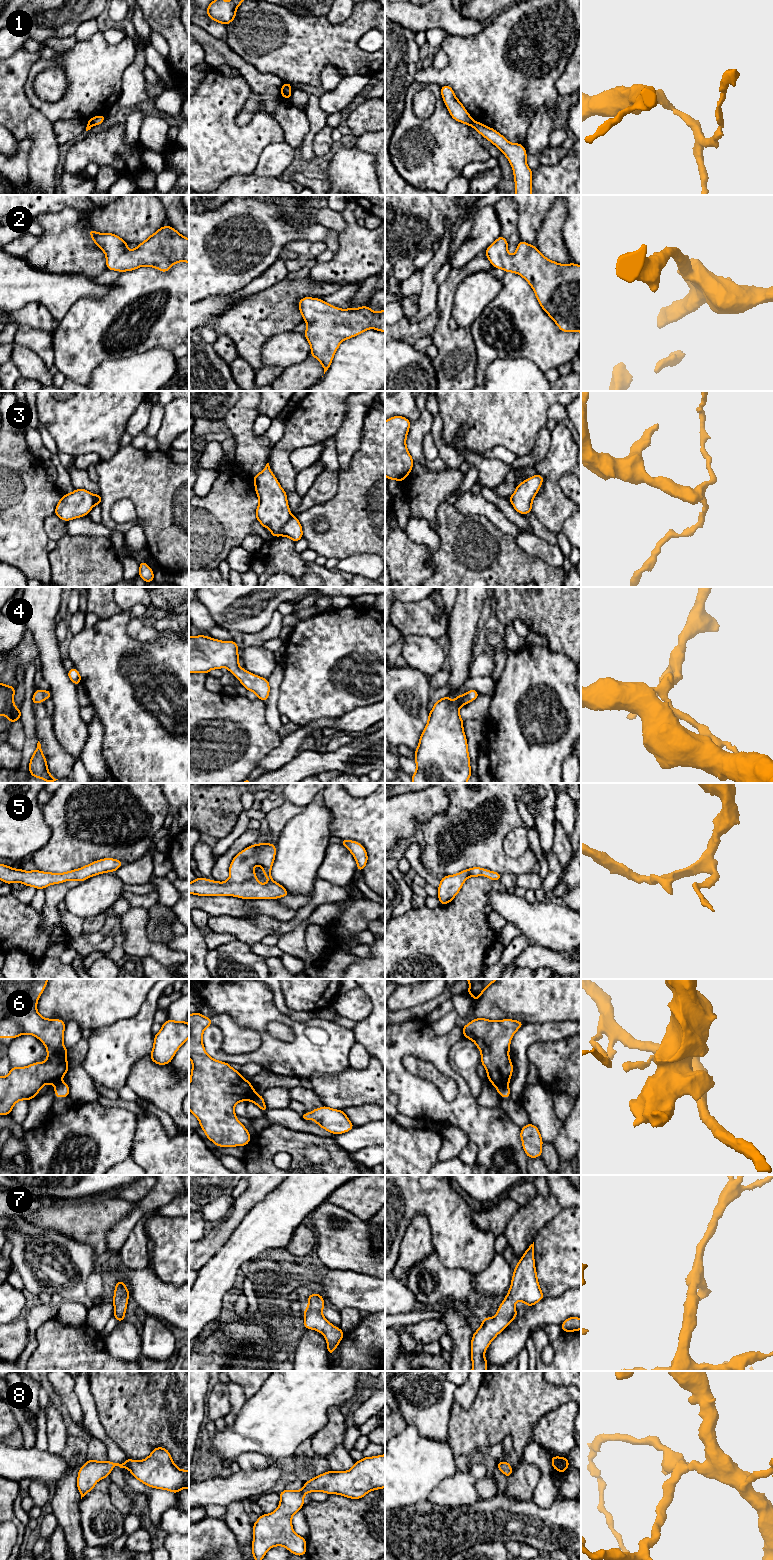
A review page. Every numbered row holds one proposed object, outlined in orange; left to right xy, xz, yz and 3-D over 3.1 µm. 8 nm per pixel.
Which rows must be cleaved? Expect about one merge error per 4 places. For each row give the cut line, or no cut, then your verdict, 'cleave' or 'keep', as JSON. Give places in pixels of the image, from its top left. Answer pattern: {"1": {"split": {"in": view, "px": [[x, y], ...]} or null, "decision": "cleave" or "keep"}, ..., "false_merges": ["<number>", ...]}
{"1": {"split": {"in": "yz", "px": [[474, 121], [470, 125]]}, "decision": "cleave"}, "2": {"split": null, "decision": "keep"}, "3": {"split": {"in": "xz", "px": [[292, 516], [279, 530], [272, 534]]}, "decision": "cleave"}, "4": {"split": null, "decision": "keep"}, "5": {"split": null, "decision": "keep"}, "6": {"split": {"in": "yz", "px": [[507, 1083], [497, 1088]]}, "decision": "cleave"}, "7": {"split": null, "decision": "keep"}, "8": {"split": null, "decision": "keep"}, "false_merges": ["1", "3", "6"]}

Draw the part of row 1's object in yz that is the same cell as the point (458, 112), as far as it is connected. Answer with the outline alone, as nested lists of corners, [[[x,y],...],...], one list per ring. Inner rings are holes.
[[[448,85],[441,86],[441,95],[452,118],[458,122],[471,126],[474,120],[462,103],[457,99],[453,89]]]

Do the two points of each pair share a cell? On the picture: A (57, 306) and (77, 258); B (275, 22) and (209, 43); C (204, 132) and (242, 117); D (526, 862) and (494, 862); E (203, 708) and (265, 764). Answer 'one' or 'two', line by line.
A: two
B: two
C: two
D: one
E: two

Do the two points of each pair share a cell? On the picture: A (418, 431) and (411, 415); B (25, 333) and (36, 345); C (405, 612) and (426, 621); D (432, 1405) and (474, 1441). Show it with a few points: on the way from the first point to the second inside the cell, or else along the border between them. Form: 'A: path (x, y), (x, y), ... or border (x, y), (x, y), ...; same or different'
A: border (421, 412), (421, 415), (411, 423); different
B: path (28, 336), (34, 342); same
C: path (410, 617), (421, 618); same
D: border (455, 1401), (449, 1421), (448, 1441); different

